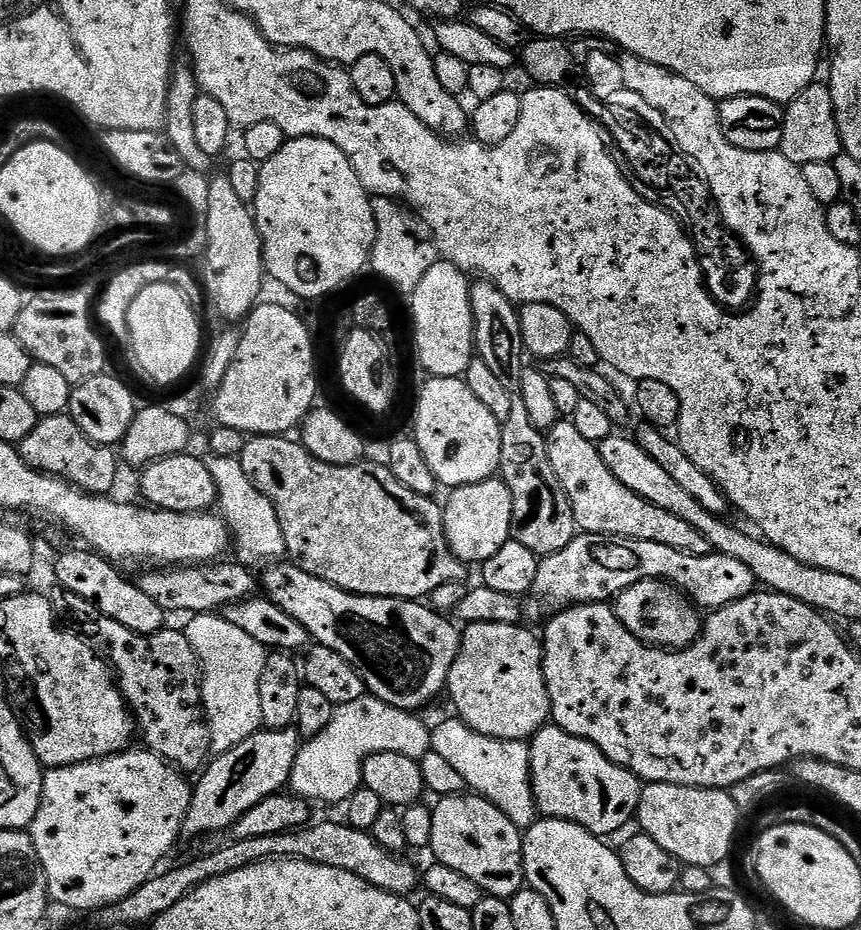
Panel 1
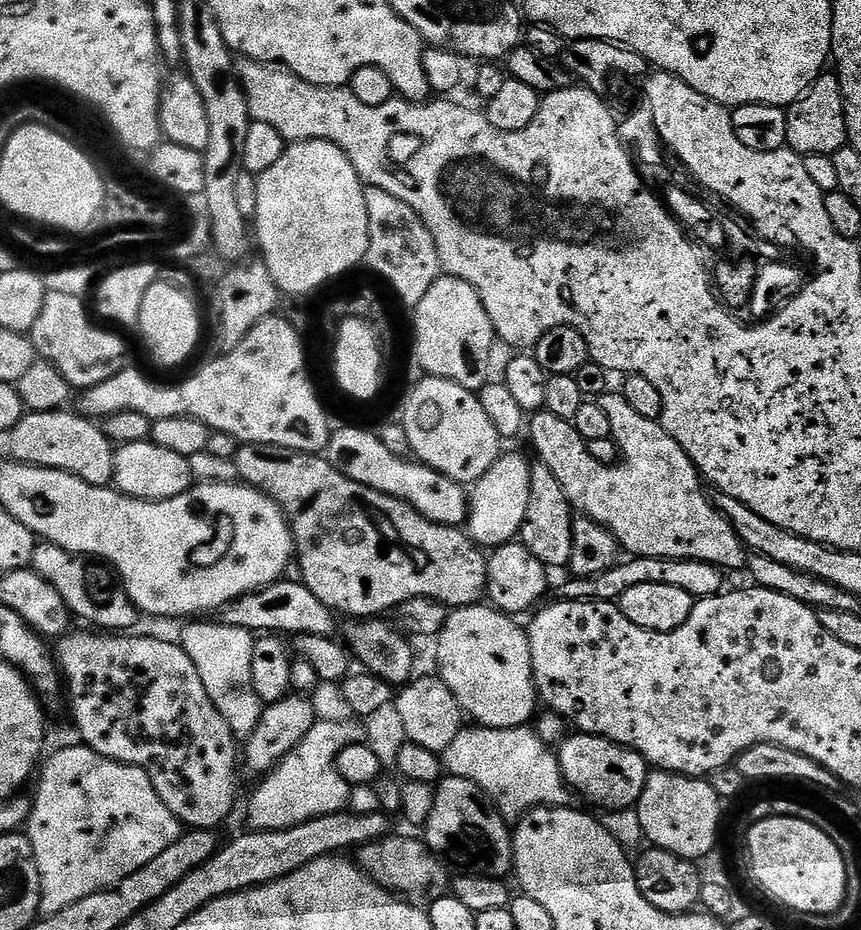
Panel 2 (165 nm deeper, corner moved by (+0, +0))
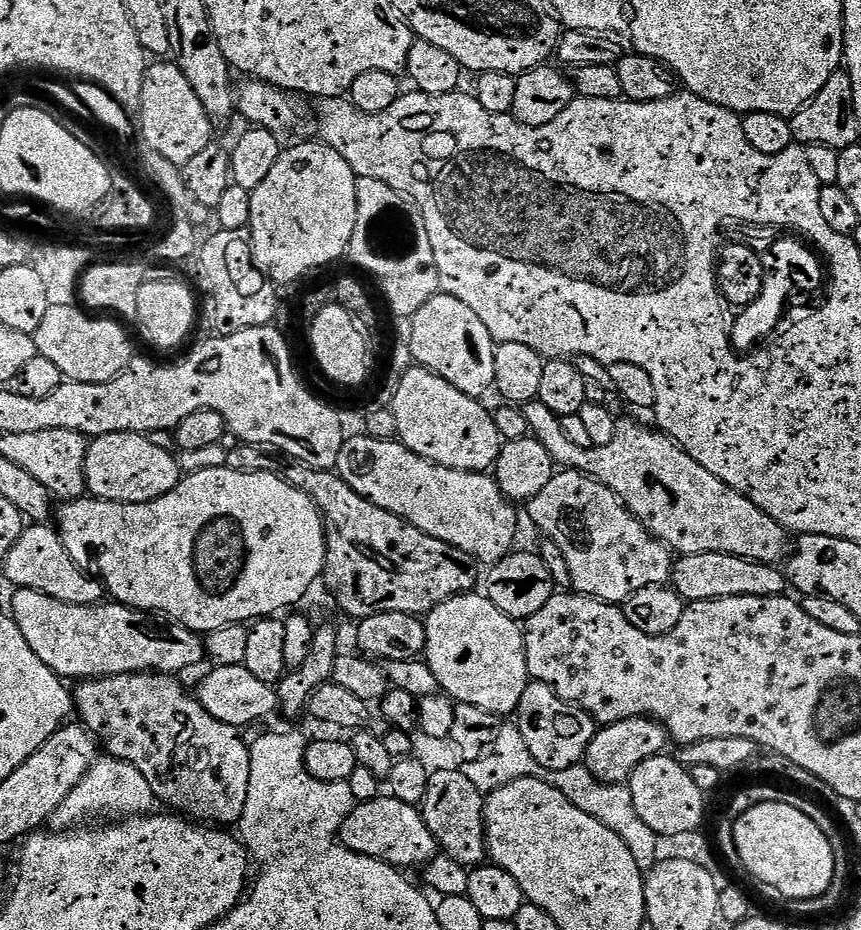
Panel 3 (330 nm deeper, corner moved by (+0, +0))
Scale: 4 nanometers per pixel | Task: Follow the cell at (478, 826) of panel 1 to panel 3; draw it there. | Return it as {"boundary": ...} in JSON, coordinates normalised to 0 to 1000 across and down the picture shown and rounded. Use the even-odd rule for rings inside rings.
{"boundary":[[[537,828],[510,829],[499,833],[499,845],[490,866],[495,888],[499,888],[499,897],[504,897],[510,915],[545,935],[563,928],[567,920],[563,863],[563,853],[557,852]]]}

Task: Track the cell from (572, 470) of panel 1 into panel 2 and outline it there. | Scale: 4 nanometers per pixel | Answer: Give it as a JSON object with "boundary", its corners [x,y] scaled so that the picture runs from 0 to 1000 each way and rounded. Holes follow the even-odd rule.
{"boundary":[[[712,419],[696,427],[696,434],[708,448],[711,472],[722,497],[700,499],[690,492],[683,483],[683,474],[671,467],[668,455],[648,449],[648,445],[628,441],[617,444],[611,456],[611,469],[618,472],[618,482],[624,486],[626,498],[639,501],[640,509],[648,514],[661,542],[675,556],[695,561],[711,573],[717,585],[731,599],[778,600],[779,602],[810,602],[827,606],[847,616],[868,612],[871,601],[859,576],[846,558],[833,547],[826,532],[818,530],[819,517],[812,503],[790,482],[790,476],[776,466],[767,452],[746,449],[727,432],[719,420]]]}

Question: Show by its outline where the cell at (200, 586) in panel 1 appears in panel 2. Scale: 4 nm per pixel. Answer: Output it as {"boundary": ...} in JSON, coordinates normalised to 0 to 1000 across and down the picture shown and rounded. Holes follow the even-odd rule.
{"boundary":[[[331,622],[319,628],[301,632],[298,637],[286,639],[267,647],[258,656],[258,669],[262,673],[280,675],[294,682],[331,682],[345,684],[386,684],[389,681],[391,663],[384,654],[369,647],[365,639],[351,626],[337,626]]]}

